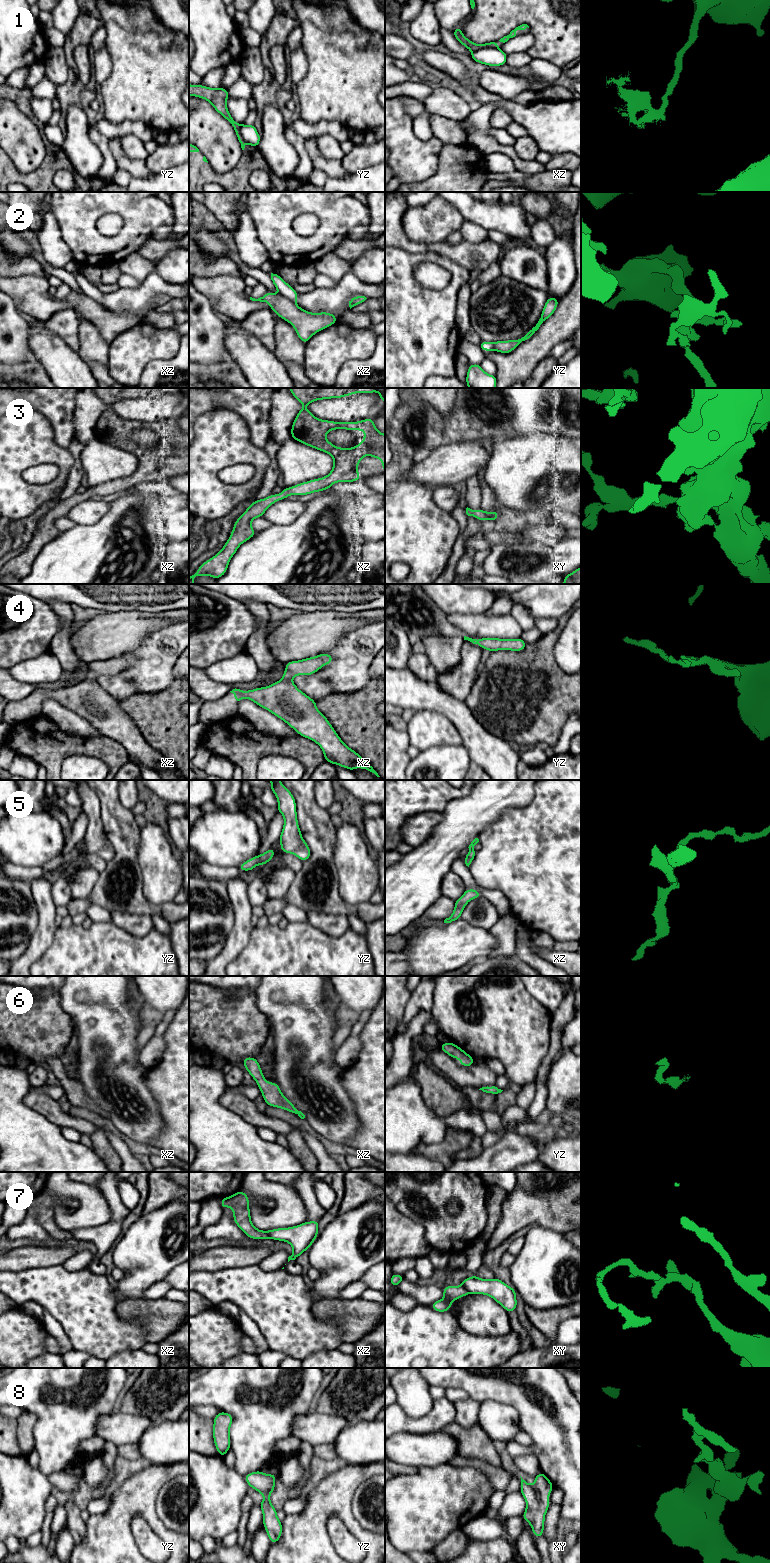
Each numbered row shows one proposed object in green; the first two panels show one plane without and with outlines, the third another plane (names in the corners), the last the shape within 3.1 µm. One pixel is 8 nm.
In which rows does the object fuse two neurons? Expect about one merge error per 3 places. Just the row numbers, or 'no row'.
1, 2, 7

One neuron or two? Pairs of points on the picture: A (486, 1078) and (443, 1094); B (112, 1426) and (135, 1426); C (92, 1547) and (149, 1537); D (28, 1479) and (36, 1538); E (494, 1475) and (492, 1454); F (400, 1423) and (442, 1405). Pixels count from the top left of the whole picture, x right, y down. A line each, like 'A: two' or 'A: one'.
A: two
B: one
C: two
D: two
E: two
F: one

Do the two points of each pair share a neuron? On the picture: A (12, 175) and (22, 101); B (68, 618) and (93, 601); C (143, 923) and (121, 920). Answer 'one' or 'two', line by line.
A: one
B: two
C: one

